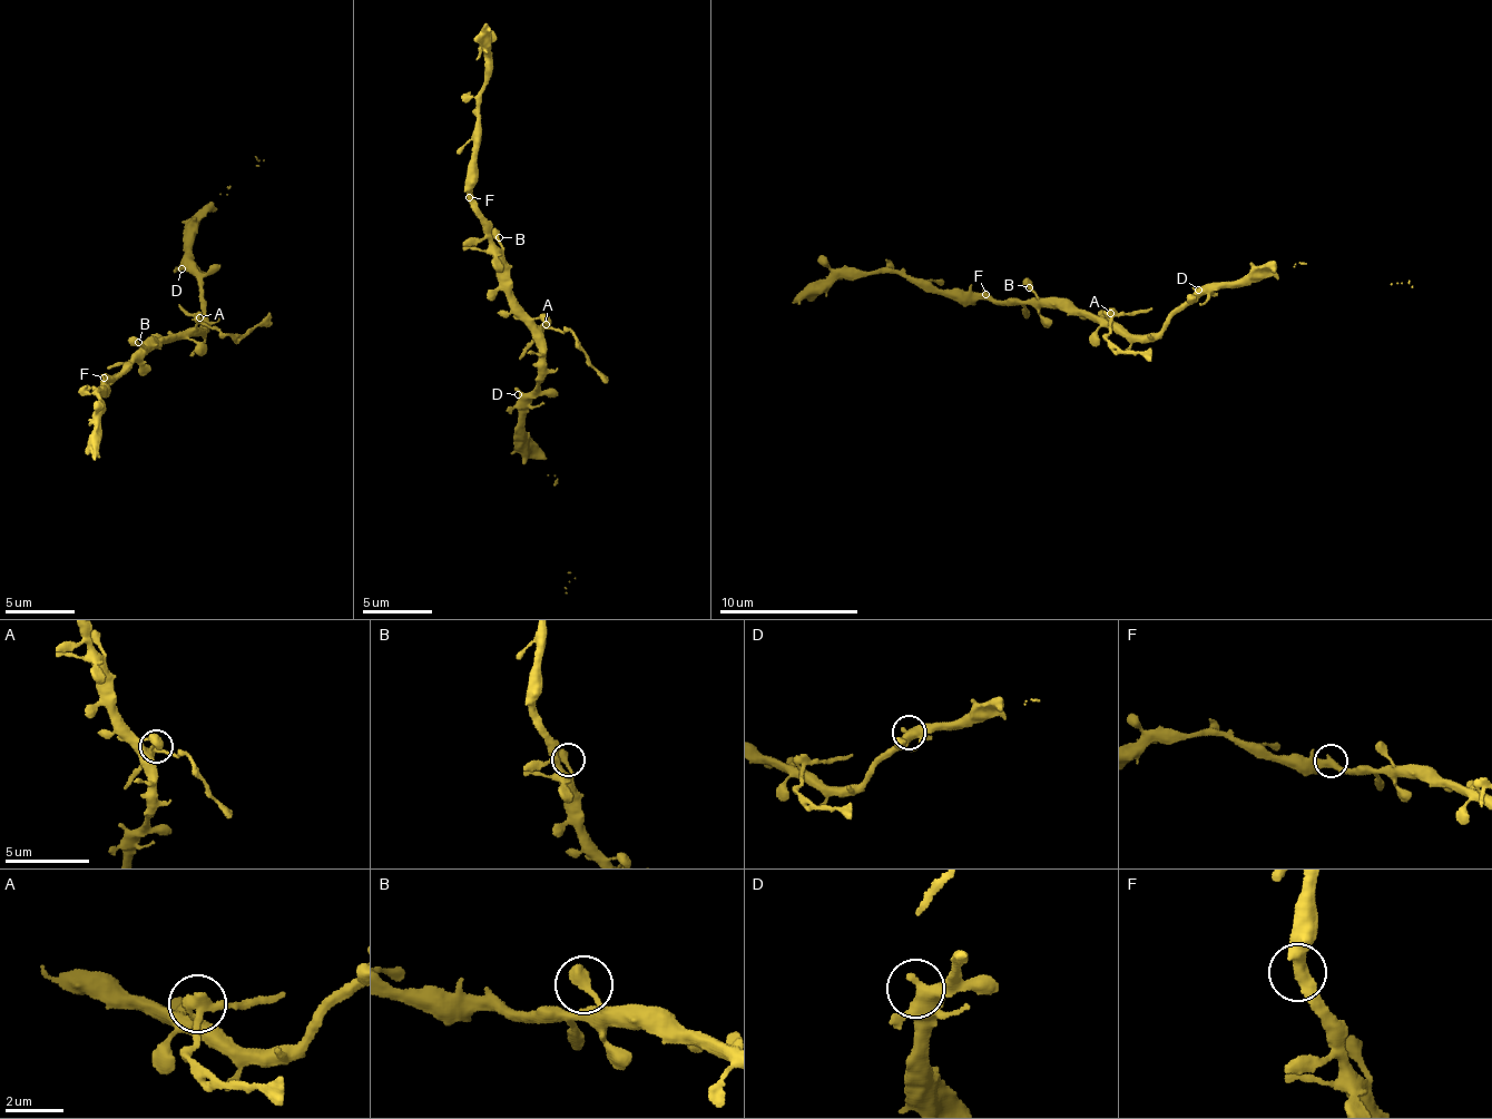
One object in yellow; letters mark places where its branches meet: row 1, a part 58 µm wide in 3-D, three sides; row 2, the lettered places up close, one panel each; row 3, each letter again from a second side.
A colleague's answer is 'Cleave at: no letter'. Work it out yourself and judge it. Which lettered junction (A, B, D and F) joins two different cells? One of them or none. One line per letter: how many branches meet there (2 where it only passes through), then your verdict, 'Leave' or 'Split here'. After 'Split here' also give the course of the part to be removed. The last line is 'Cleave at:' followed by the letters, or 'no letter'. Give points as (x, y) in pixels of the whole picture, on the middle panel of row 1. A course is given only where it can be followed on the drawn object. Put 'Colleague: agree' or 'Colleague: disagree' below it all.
A: Branches: 3. Split here. Course of the part to remove: (547, 325), (568, 332), (583, 352), (591, 369), (607, 378)
B: Branches: 1. Leave
D: Branches: 3. Leave
F: Branches: 3. Leave
Cleave at: A
Colleague: disagree

